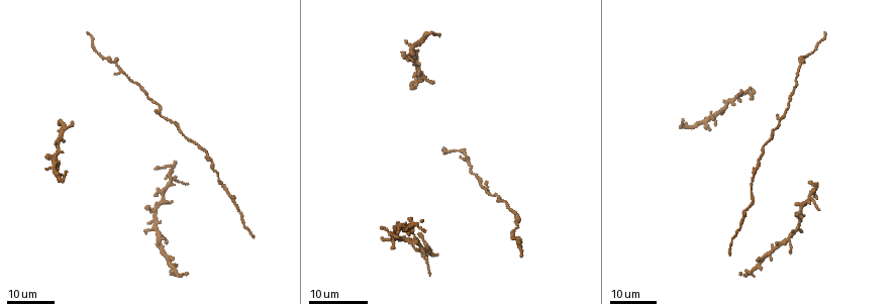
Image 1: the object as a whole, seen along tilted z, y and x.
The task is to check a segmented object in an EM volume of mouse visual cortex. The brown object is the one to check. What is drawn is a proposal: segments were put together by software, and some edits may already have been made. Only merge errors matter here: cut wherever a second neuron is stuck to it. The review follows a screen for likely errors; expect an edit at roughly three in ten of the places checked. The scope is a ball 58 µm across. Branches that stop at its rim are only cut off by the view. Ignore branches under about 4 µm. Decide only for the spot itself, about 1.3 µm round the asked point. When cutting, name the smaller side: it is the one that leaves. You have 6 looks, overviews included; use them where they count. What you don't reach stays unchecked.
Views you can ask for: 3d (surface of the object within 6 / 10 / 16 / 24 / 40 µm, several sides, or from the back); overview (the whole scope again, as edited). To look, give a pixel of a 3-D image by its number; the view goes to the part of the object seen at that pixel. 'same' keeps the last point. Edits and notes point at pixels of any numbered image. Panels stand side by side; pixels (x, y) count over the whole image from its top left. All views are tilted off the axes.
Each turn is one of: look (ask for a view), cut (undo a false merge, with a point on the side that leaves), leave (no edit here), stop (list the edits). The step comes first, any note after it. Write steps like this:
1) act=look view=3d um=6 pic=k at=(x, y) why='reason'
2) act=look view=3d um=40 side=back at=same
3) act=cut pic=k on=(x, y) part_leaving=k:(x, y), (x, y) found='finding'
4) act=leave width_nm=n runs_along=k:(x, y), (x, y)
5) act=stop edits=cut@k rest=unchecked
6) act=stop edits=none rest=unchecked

act=look view=3d um=24 pic=1 at=(484, 190) why='a fork'

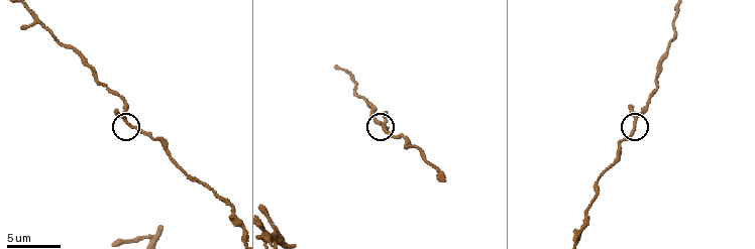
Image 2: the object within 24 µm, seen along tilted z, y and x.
act=look view=3d um=10 pic=2 at=(383, 125)

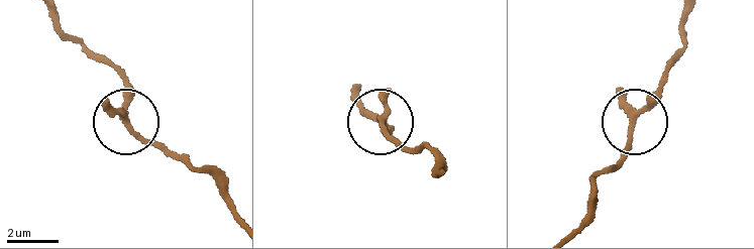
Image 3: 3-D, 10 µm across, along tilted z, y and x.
act=leave runs_along=3:(631, 121), (630, 141), (618, 164) found='all the same neuron'

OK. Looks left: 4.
act=look view=3d um=6 pic=2 at=(34, 18) why='two arms in line, one across'

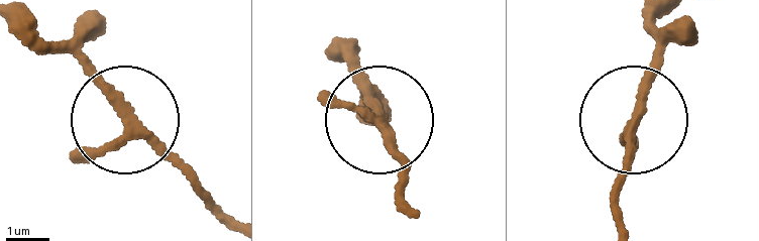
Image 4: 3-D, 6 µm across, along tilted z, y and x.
act=look view=3d um=6 side=back pic=4 at=(632, 129) why='from behind'

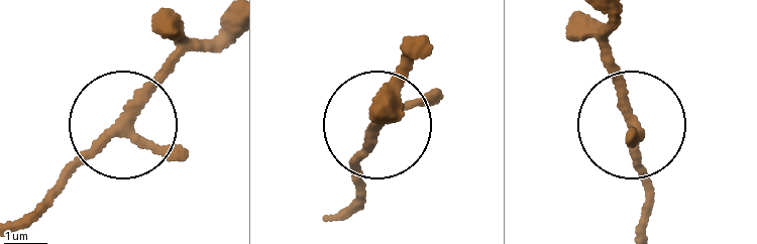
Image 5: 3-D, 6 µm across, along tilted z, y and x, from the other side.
act=leave runs_along=5:(643, 226), (644, 182), (600, 39) found='all the same neuron'

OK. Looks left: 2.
act=look view=3d um=10 pic=2 at=(273, 239) why='four or more arms meet'

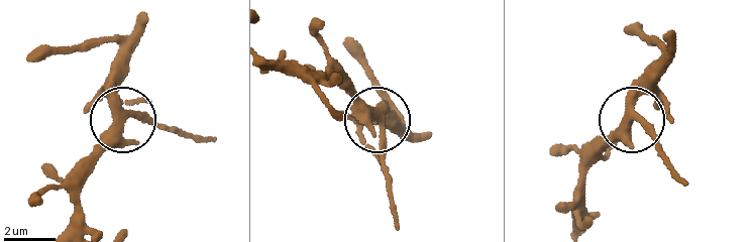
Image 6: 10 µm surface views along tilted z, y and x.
act=look view=3d um=10 side=back pic=6 at=(125, 114)

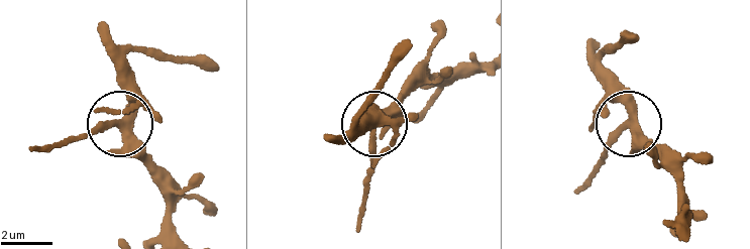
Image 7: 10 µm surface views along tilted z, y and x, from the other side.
act=leave arms=4 found='all the same neuron'

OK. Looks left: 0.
act=stop edits=none rest=unchecked

